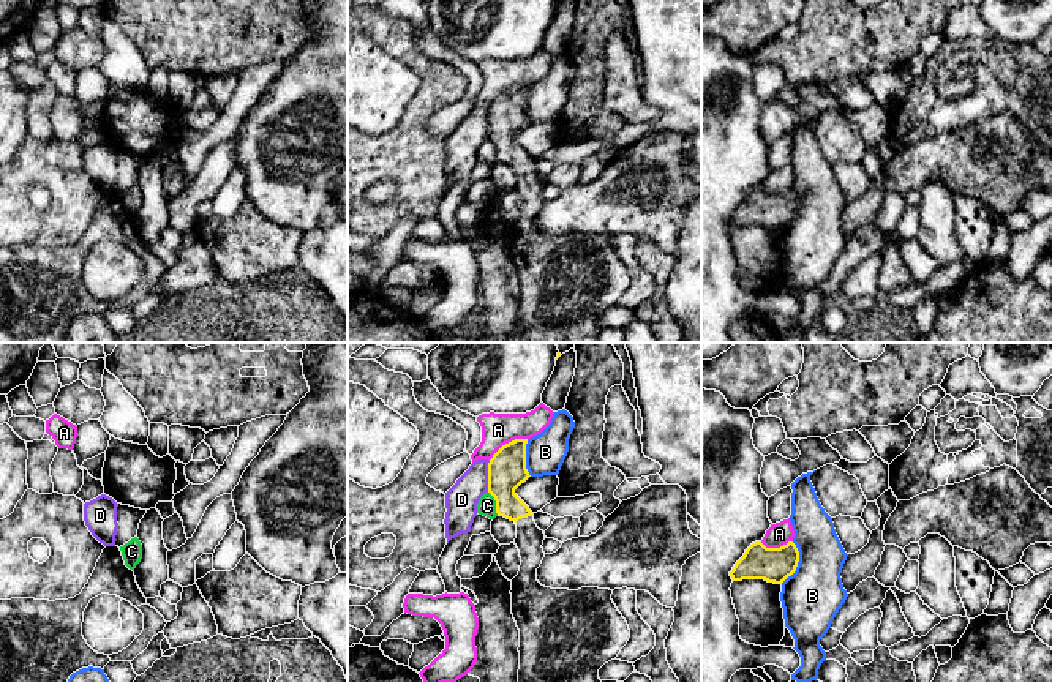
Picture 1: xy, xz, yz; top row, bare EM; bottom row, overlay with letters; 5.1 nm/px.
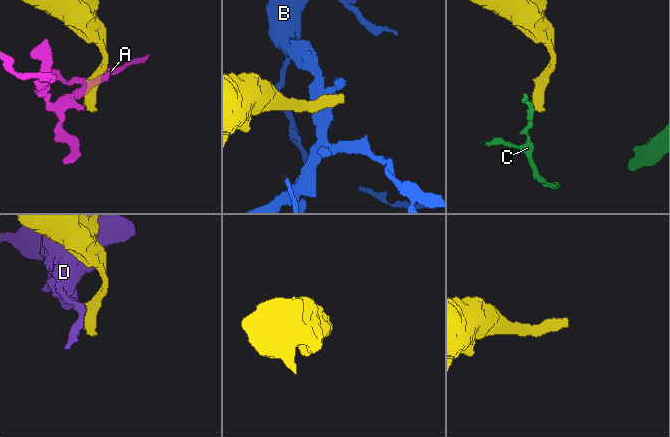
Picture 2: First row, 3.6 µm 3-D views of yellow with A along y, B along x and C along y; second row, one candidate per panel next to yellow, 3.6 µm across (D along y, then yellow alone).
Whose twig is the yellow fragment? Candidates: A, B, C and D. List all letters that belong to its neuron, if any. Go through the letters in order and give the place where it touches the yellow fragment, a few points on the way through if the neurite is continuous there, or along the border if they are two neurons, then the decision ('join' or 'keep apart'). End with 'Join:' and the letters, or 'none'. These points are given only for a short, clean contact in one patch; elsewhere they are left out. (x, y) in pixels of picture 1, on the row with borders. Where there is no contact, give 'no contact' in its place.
A: meets yellow in xz at (509, 442); keep apart
B: meets yellow in yz at (796, 564); keep apart
C: meets yellow in xz at (496, 502); border along xz (488, 491), (498, 513); keep apart
D: meets yellow in xz at (488, 477); keep apart
Join: none

